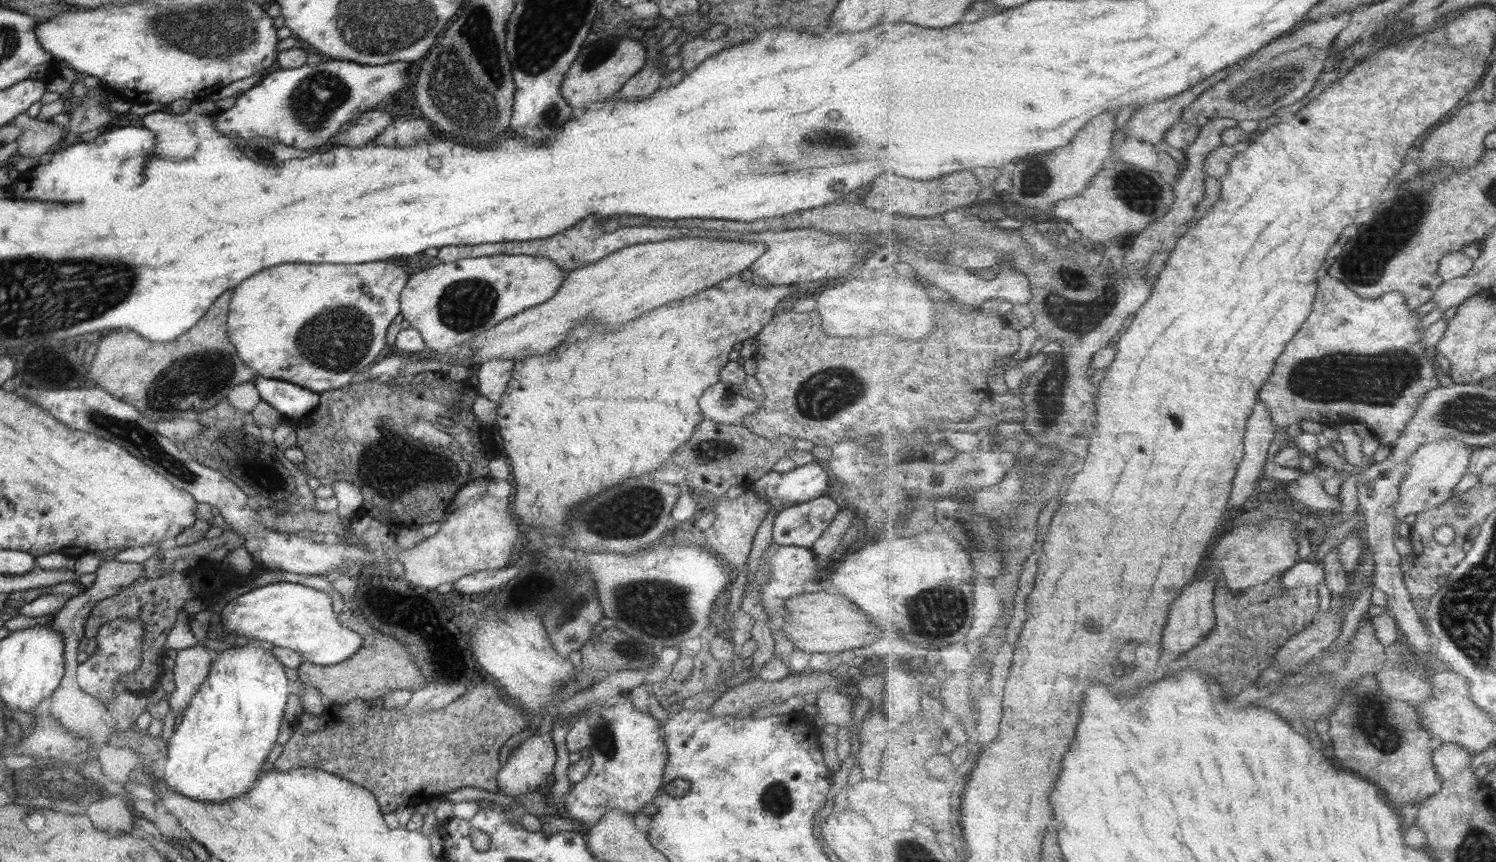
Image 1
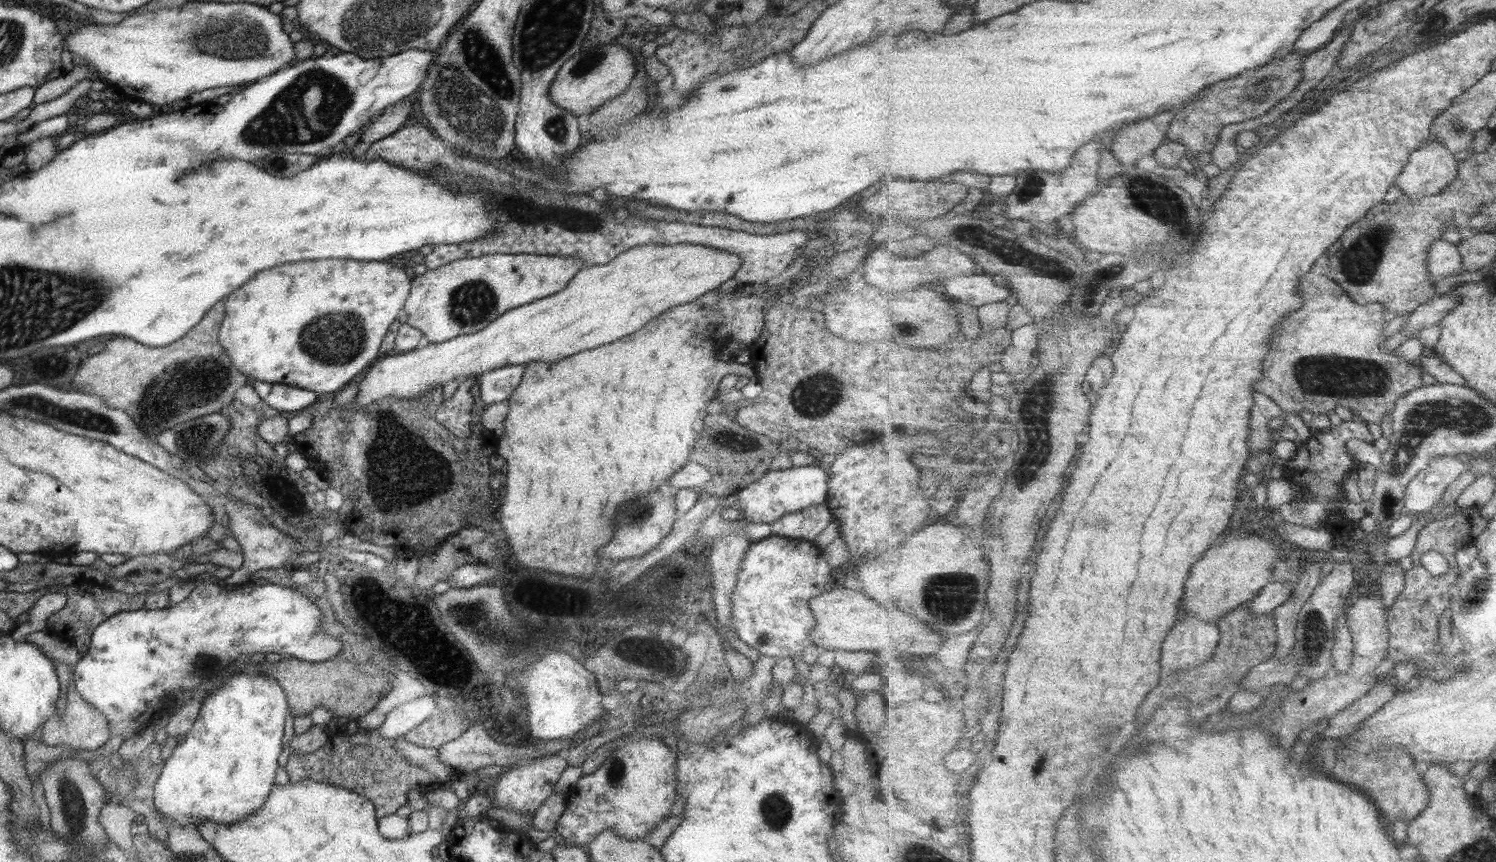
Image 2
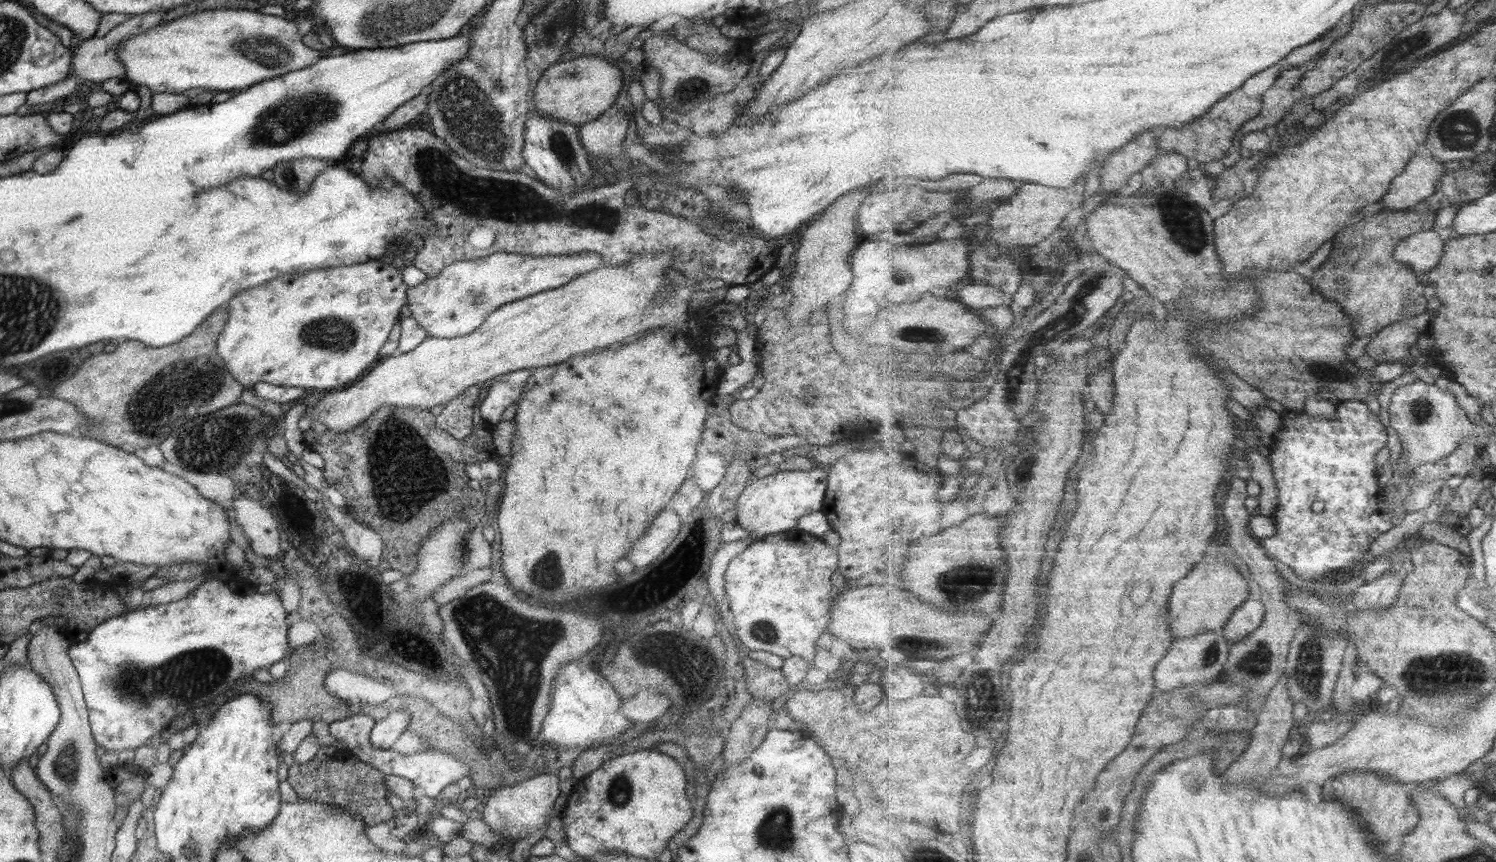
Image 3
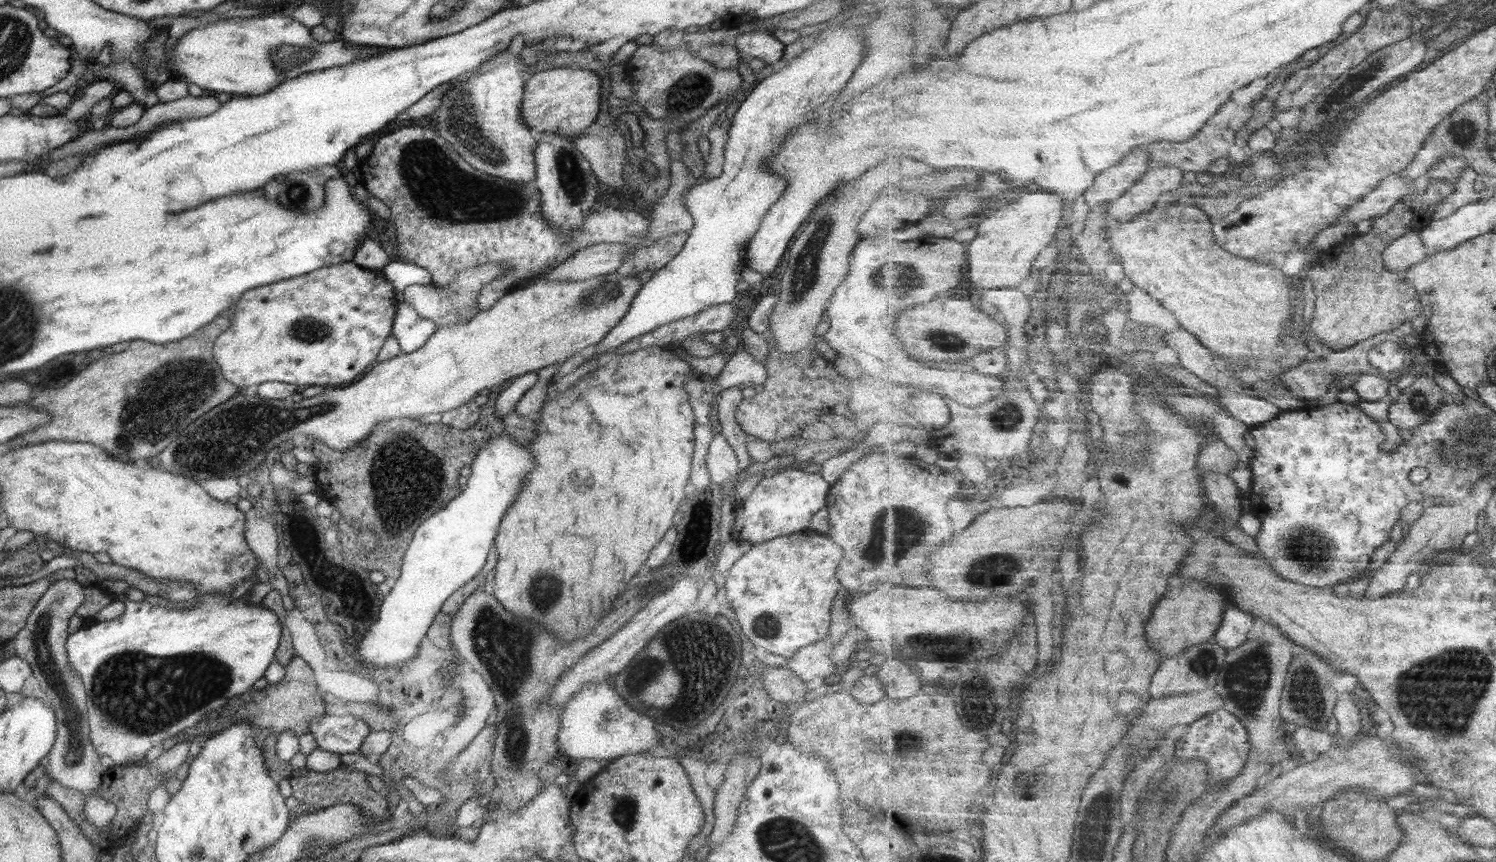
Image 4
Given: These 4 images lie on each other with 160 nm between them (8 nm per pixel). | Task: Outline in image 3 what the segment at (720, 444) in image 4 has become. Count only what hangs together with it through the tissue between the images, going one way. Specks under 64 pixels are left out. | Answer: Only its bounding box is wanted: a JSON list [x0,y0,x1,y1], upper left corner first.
[688,453,726,494]

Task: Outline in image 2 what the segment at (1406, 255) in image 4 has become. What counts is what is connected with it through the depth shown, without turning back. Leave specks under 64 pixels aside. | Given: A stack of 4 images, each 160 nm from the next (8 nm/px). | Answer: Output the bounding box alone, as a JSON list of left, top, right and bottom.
[1426,240,1464,278]

